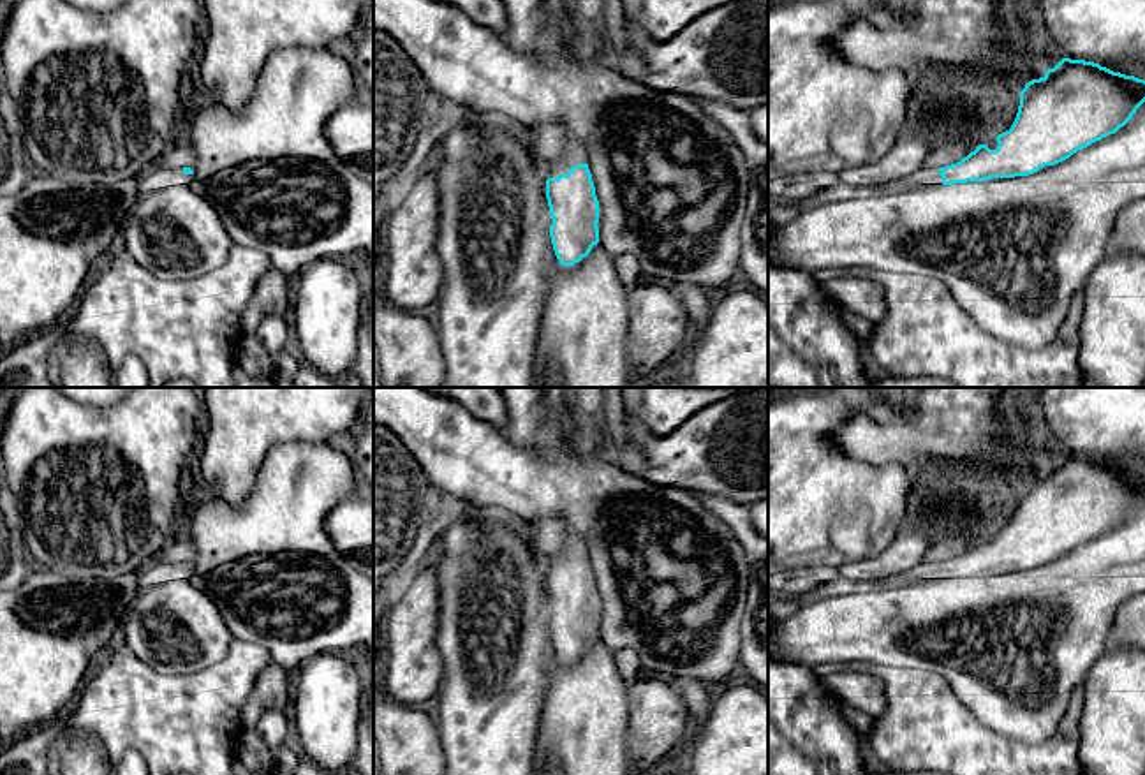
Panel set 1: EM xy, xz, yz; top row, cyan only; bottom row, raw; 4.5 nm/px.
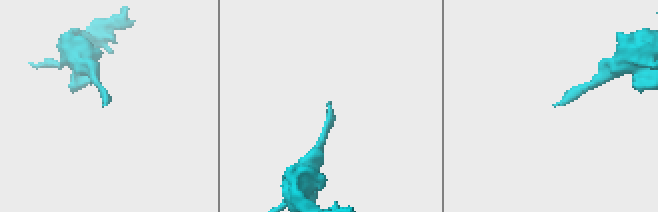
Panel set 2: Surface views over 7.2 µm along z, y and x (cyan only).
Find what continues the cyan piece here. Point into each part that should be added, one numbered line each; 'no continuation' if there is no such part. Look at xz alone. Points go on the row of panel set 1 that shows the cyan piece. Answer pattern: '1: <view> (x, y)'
1: xz (561, 150)

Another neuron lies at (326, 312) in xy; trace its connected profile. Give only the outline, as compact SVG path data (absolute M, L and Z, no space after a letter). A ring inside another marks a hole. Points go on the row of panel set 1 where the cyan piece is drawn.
M324 257L292 284L291 329L303 363L335 382L352 372L368 284L352 261Z

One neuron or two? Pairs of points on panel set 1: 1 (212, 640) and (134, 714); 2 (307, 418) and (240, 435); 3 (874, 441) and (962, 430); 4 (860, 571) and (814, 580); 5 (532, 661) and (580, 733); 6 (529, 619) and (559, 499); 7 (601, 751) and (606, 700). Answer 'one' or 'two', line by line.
1: two
2: one
3: one
4: two
5: two
6: two
7: one

